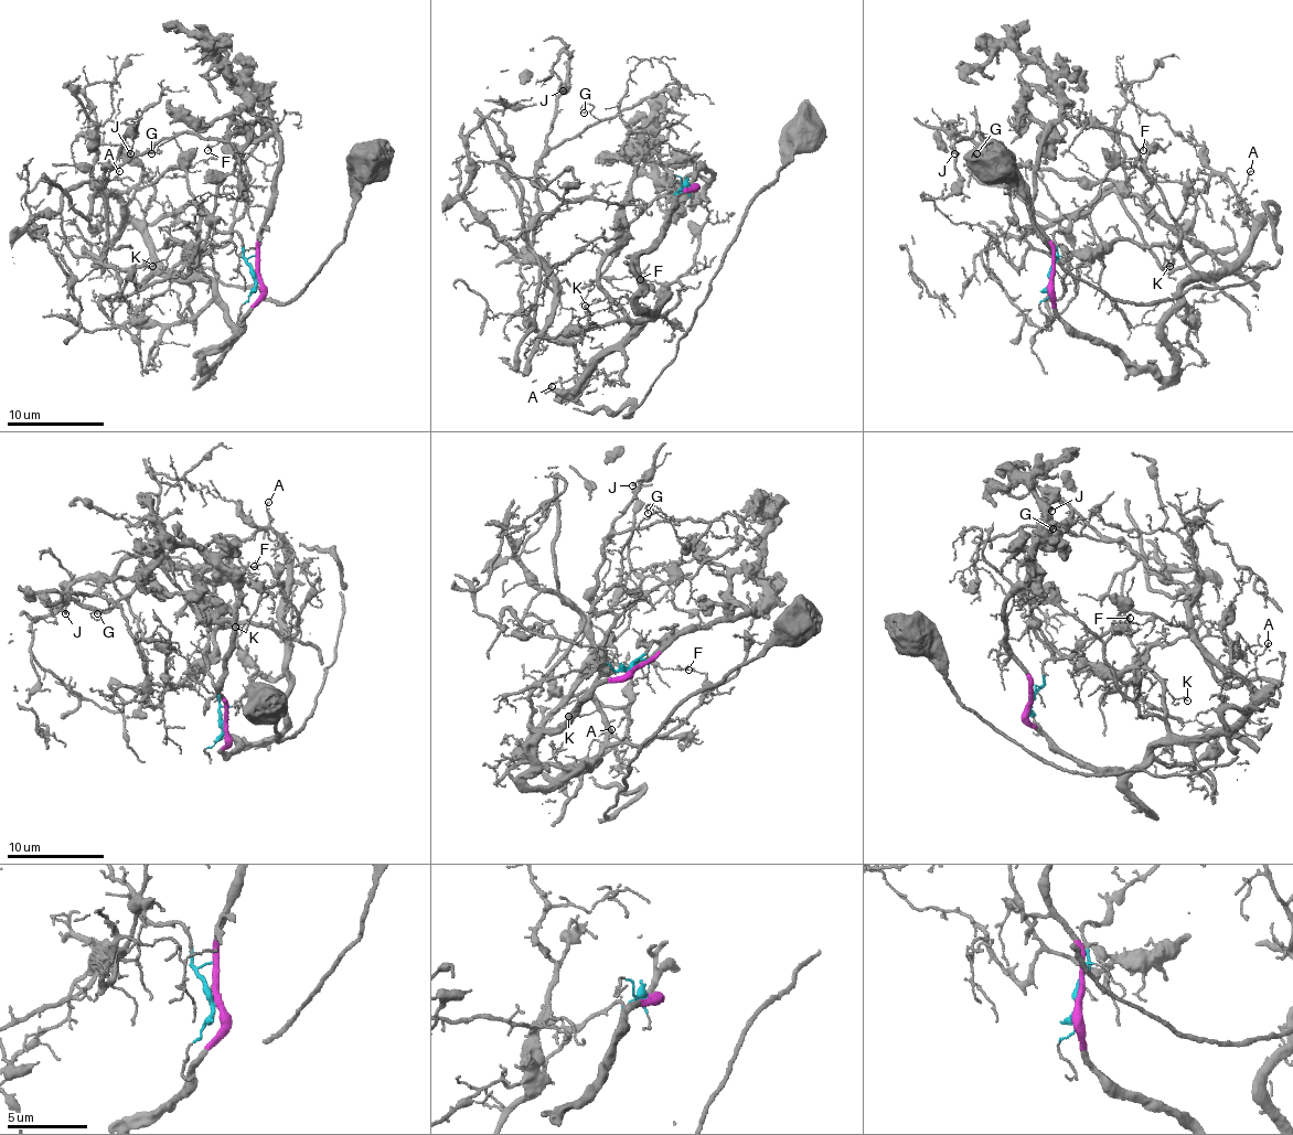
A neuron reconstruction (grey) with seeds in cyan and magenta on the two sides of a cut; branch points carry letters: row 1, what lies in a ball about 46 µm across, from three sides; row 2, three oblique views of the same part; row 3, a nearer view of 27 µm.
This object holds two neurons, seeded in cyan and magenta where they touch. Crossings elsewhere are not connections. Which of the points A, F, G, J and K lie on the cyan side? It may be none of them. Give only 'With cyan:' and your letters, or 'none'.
With cyan: G, J

